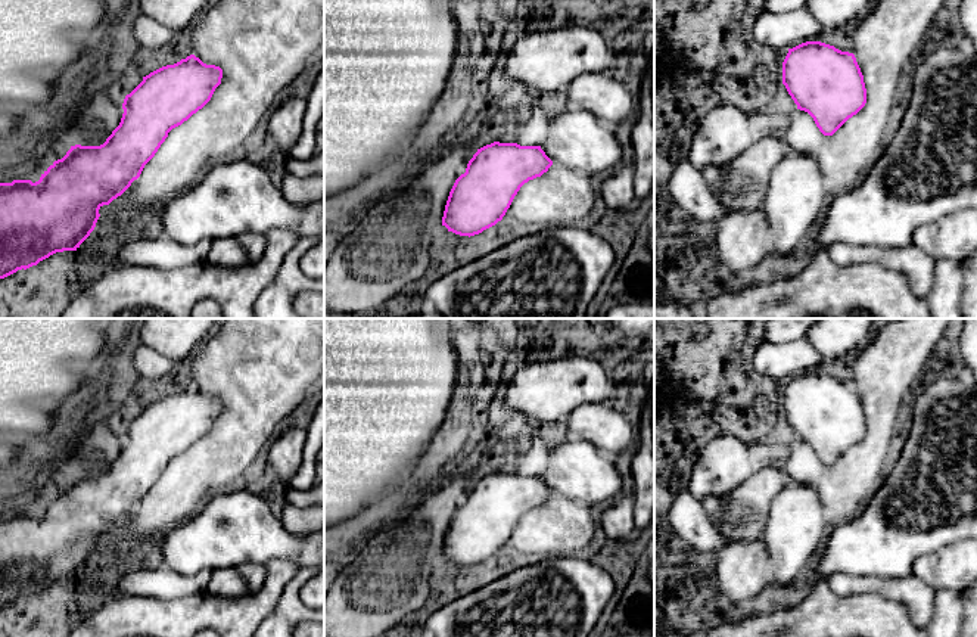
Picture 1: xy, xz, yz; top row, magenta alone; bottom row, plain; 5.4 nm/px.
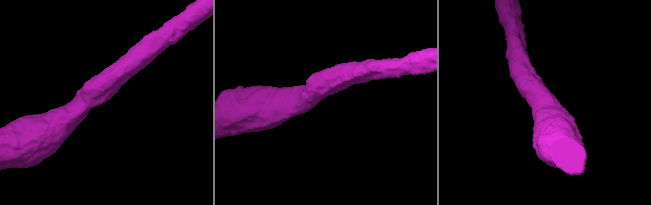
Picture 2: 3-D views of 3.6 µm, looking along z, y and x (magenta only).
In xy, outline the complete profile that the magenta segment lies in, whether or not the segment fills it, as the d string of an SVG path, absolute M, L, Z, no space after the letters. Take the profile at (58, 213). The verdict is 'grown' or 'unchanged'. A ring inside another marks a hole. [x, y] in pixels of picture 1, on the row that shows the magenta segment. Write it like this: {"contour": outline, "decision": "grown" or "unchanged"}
{"contour": "M195 55L174 65L162 66L143 77L143 81L125 96L121 122L103 145L71 146L66 155L55 161L35 183L31 180L0 183L0 279L37 265L56 252L77 251L94 230L100 217L99 209L121 196L140 177L144 165L155 156L168 133L211 100L221 78L223 69L220 66L206 65Z", "decision": "unchanged"}

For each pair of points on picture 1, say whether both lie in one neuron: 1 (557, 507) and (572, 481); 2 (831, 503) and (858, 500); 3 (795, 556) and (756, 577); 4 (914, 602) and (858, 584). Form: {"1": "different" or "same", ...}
{"1": "different", "2": "same", "3": "different", "4": "same"}

